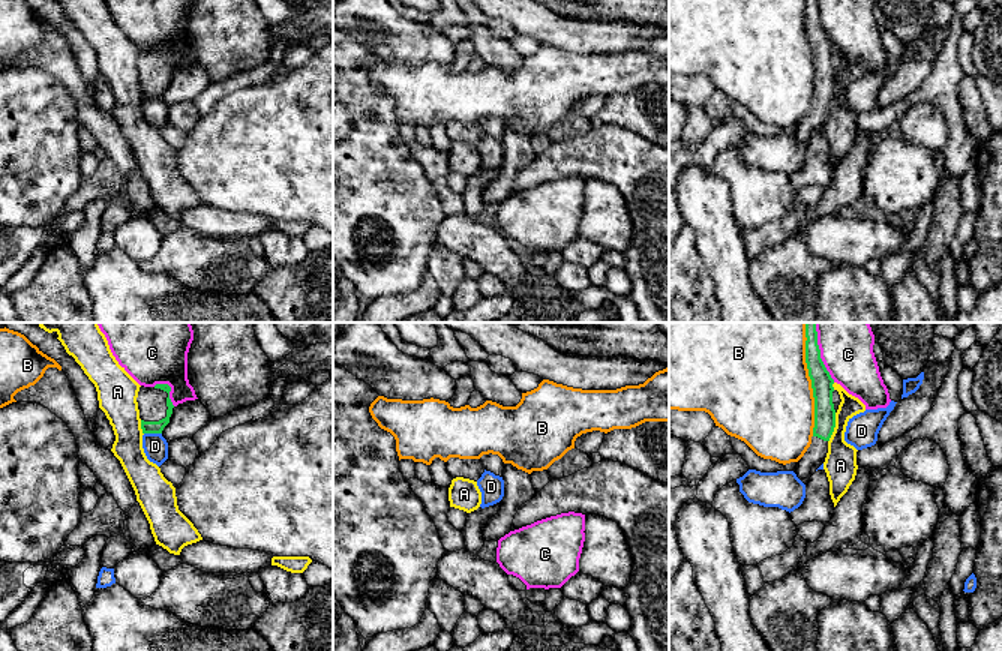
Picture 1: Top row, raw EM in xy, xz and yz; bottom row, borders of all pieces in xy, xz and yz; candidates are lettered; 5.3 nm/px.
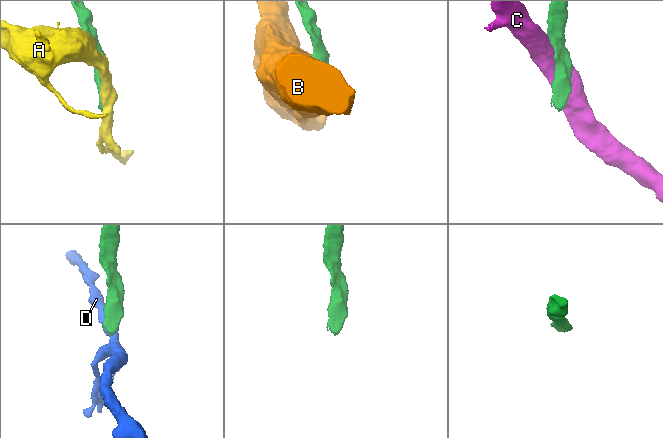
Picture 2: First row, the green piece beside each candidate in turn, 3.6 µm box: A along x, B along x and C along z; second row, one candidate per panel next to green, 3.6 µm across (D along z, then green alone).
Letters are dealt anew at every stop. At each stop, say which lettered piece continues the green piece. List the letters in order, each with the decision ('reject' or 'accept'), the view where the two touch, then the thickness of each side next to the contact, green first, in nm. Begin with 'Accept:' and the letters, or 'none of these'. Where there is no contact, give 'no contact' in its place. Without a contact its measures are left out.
Accept: none of these
A: reject; contact in yz; calibres 110 and 180 nm
B: reject; contact in yz; calibres 110 and 500 nm
C: reject; contact in yz; calibres 110 and 300 nm
D: reject; contact in xy; calibres 60 and 130 nm

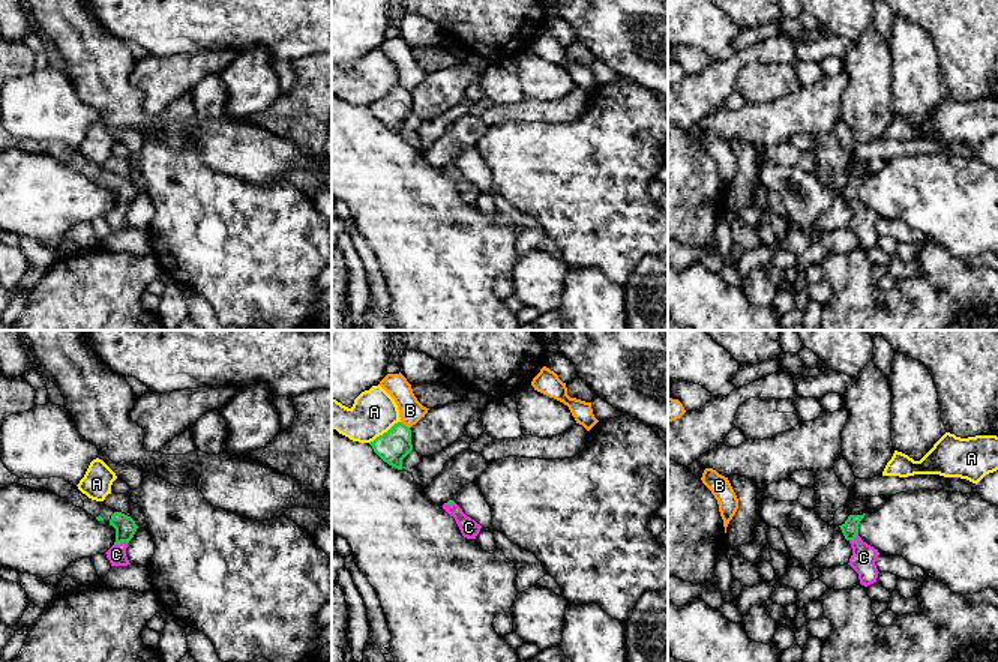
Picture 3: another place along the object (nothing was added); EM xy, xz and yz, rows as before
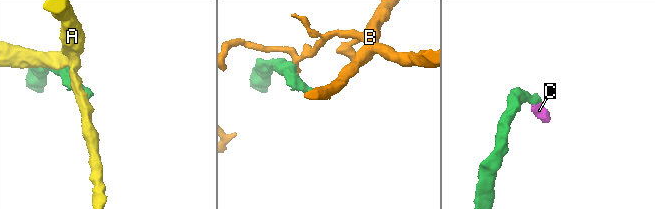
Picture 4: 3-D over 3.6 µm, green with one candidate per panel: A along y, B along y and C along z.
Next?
Accept: C
A: reject; contact in xz; calibres 170 and 240 nm
B: reject; contact in xz; calibres 170 and 130 nm
C: accept; contact in xy; calibres 110 and 100 nm

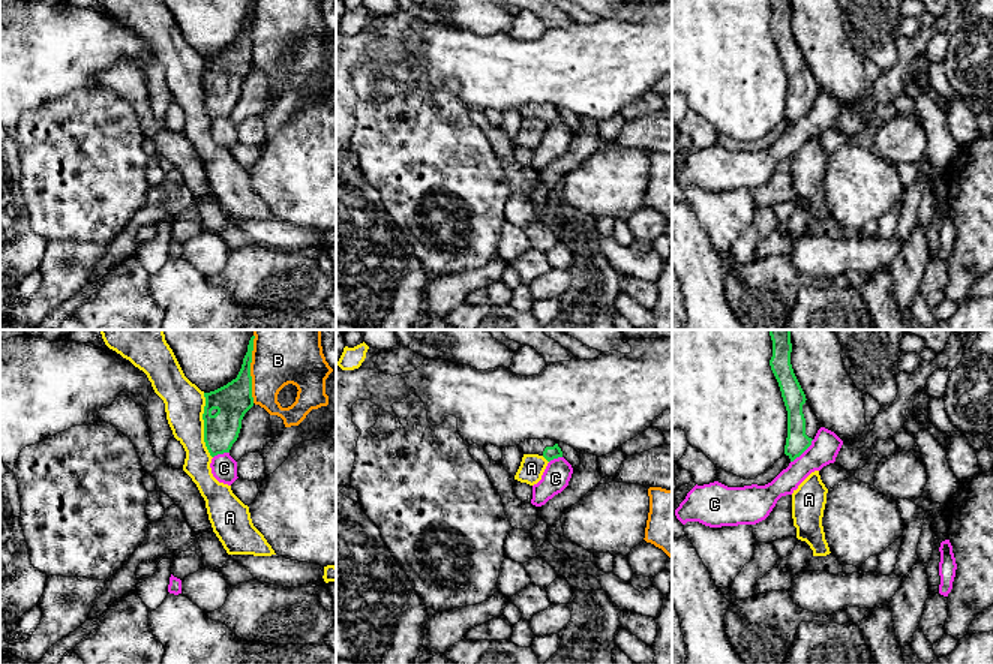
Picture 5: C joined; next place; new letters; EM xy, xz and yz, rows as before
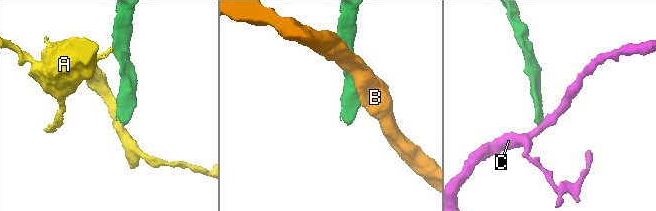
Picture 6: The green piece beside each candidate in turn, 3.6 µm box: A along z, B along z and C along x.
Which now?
Accept: none of these
A: reject; contact in xy; calibres 190 and 220 nm
B: reject; contact in xy; calibres 190 and 360 nm
C: reject; contact in yz; calibres 120 and 150 nm

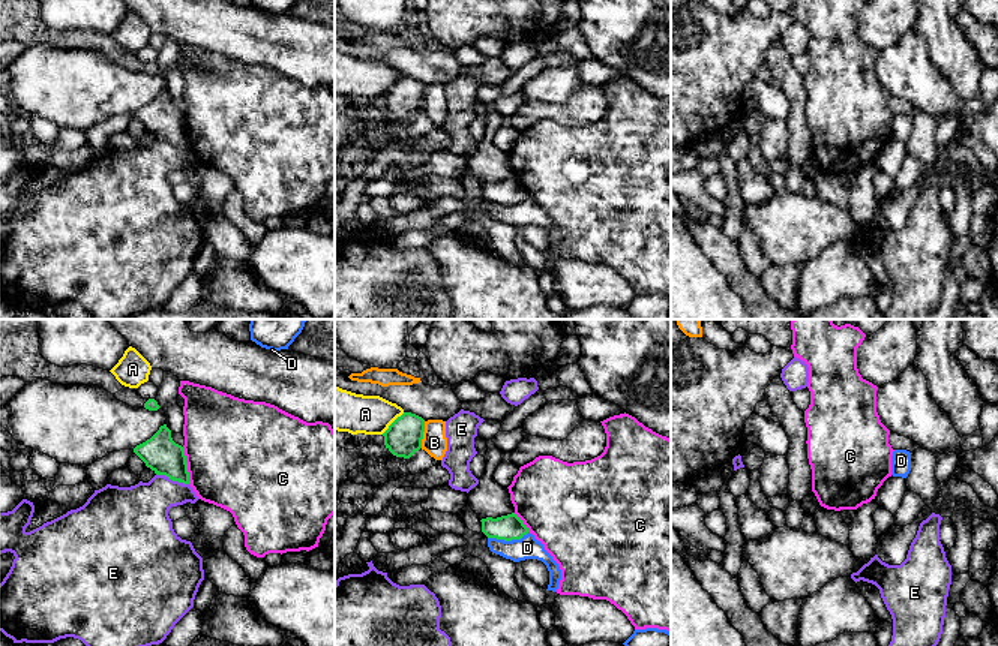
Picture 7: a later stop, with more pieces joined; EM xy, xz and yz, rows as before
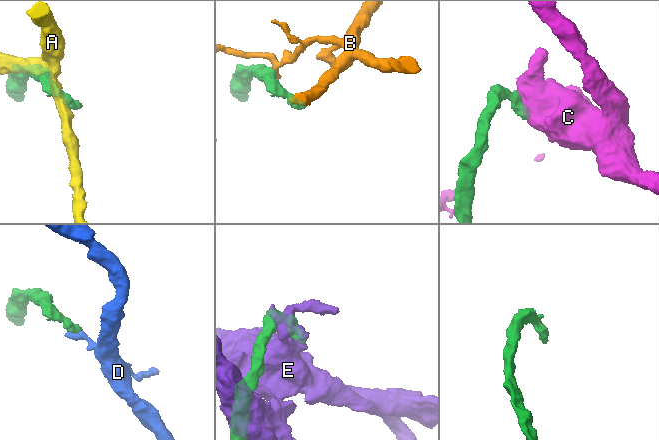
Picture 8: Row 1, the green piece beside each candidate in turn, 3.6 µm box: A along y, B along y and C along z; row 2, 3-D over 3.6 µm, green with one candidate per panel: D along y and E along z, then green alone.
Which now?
Accept: none of these
A: reject; contact in xz; calibres 200 and 220 nm
B: reject; contact in xz; calibres 200 and 140 nm
C: reject; contact in xy; calibres 200 and 500 nm
D: reject; contact in xz; calibres 140 and 120 nm
E: reject; contact in xy; calibres 200 and 300 nm

